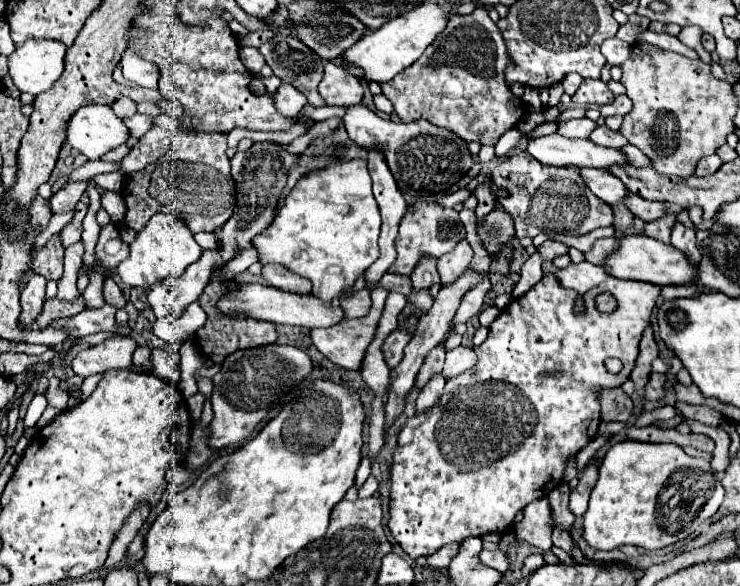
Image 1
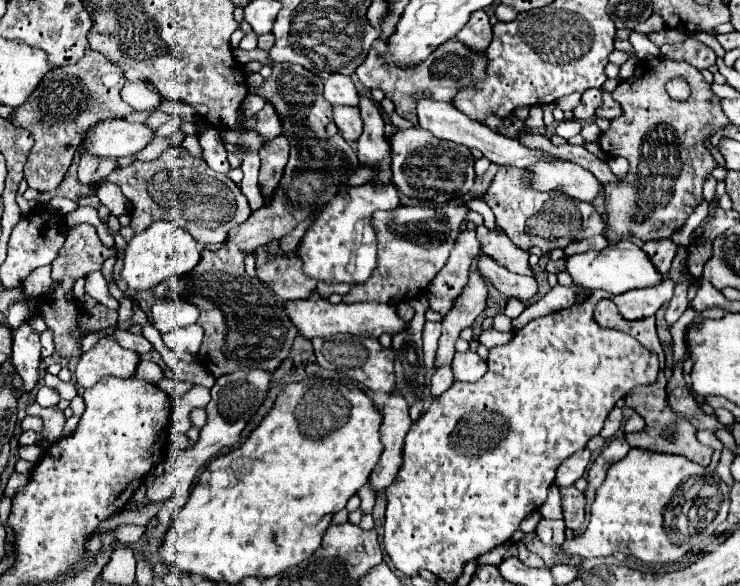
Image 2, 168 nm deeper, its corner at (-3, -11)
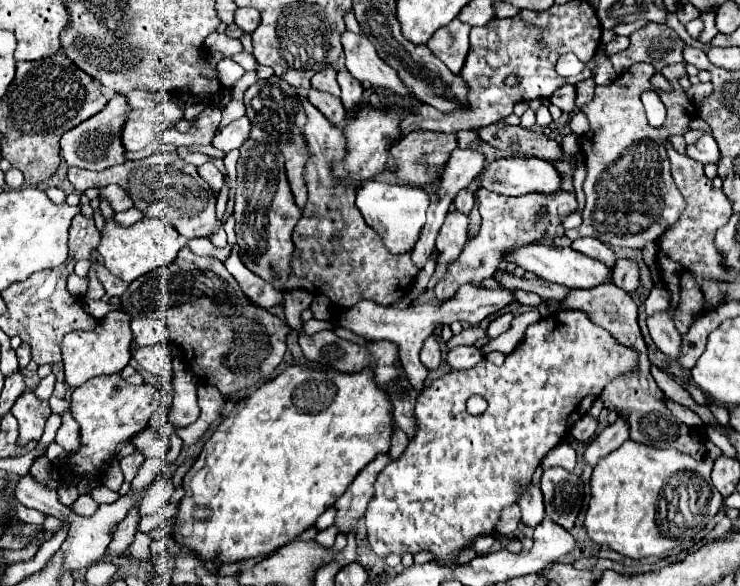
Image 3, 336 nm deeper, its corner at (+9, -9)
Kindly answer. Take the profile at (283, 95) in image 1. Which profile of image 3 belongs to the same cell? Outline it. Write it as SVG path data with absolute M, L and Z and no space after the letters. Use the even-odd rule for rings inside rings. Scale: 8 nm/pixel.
M242 117L242 119L238 119L238 121L232 121L230 125L222 127L222 129L214 135L212 147L216 147L216 149L228 153L228 151L232 151L232 149L242 147L242 143L248 139L248 135L250 135L250 121L248 121L248 117Z

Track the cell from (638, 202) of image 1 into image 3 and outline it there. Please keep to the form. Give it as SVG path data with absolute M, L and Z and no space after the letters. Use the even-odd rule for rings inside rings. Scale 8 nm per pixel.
M636 63L610 85L596 87L594 99L580 107L590 123L588 133L580 137L580 151L586 165L586 207L582 211L582 225L564 233L570 241L594 237L612 247L642 249L648 241L656 241L672 223L676 223L684 211L686 203L670 175L670 161L662 141L672 135L684 135L688 123L698 113L676 81L680 75L686 75L684 63L668 65L660 73L672 85L672 91L662 95L668 115L660 127L648 125L640 101L642 91L654 89L650 79L656 75L656 69L650 63Z

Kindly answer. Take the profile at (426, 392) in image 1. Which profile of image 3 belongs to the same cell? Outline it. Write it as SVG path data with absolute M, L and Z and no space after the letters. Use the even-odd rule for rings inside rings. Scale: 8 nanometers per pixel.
M428 337L422 345L422 351L420 351L420 361L432 371L440 365L440 345L436 341L436 337Z

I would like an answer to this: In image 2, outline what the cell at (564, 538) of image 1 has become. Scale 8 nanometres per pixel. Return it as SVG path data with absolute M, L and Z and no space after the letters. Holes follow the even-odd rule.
M542 519L536 527L536 533L540 537L540 541L544 545L554 545L554 547L560 547L560 543L566 541L564 537L564 521L548 521L548 519Z

